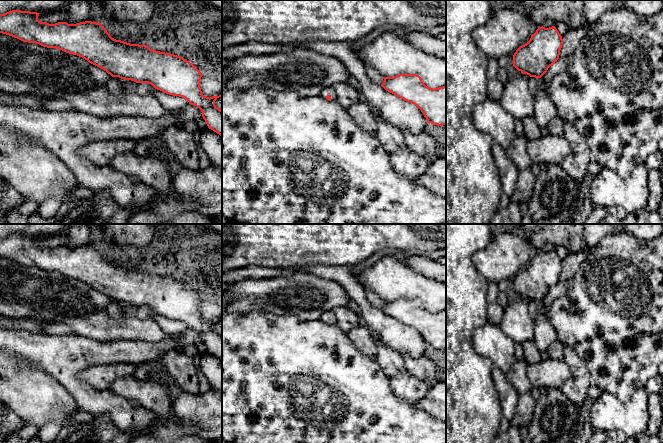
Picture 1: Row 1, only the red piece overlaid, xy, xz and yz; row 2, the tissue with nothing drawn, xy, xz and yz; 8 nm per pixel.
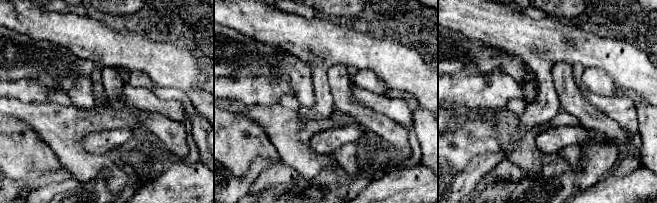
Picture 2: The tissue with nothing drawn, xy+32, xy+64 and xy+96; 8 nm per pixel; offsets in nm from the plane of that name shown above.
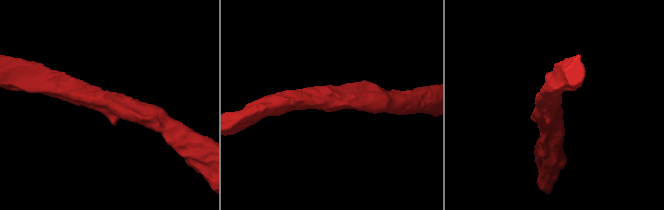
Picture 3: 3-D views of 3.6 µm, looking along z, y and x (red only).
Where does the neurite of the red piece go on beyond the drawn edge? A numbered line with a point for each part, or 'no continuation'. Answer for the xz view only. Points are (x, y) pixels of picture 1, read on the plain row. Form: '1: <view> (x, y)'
1: xz (329, 314)

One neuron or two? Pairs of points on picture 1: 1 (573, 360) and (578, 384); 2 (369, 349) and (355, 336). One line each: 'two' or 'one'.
1: one
2: one

